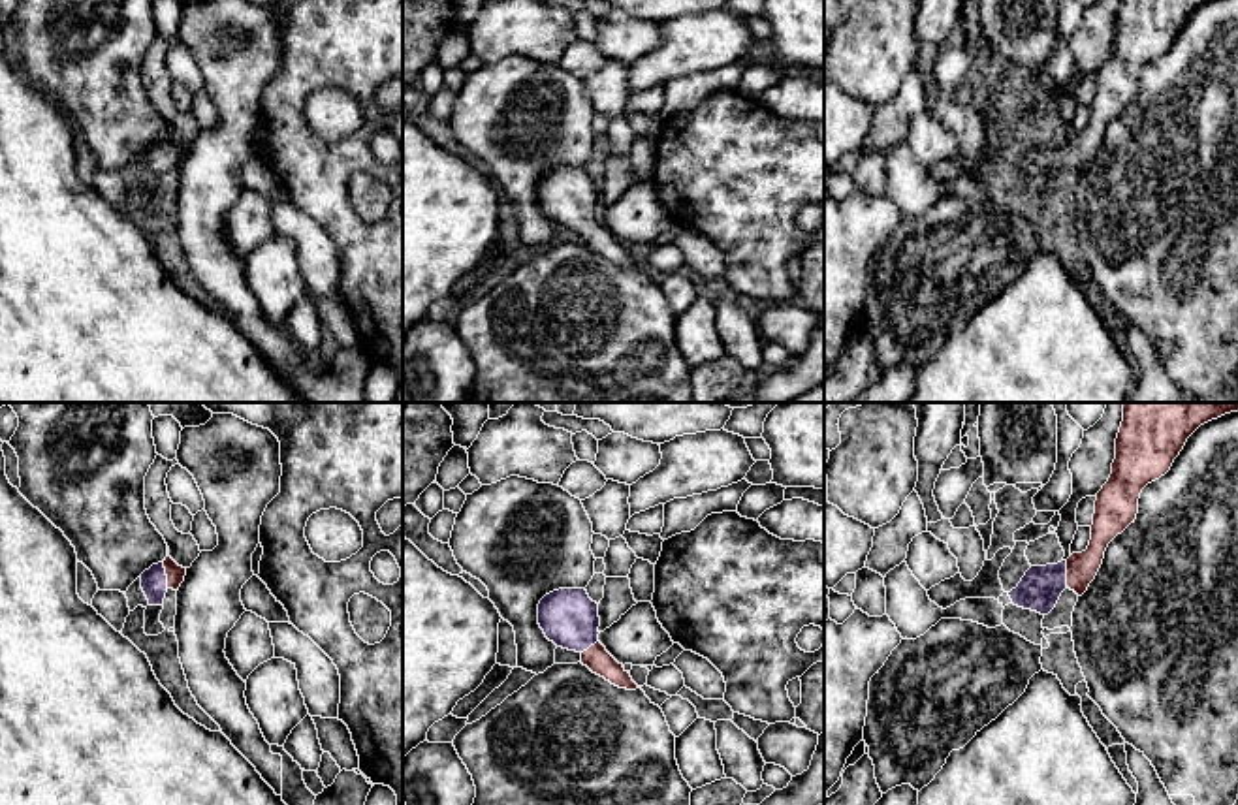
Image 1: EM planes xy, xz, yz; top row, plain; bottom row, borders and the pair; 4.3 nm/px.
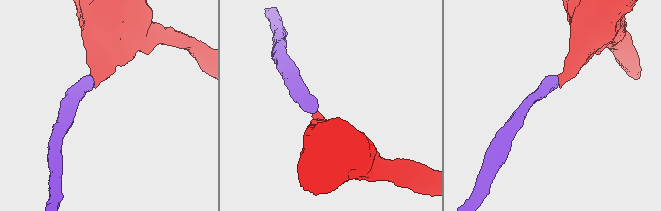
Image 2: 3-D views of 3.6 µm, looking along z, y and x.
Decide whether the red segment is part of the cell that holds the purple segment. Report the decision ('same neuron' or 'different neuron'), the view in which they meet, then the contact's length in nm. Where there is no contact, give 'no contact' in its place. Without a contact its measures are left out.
same neuron; meets purple in xy; contact 120 nm long

